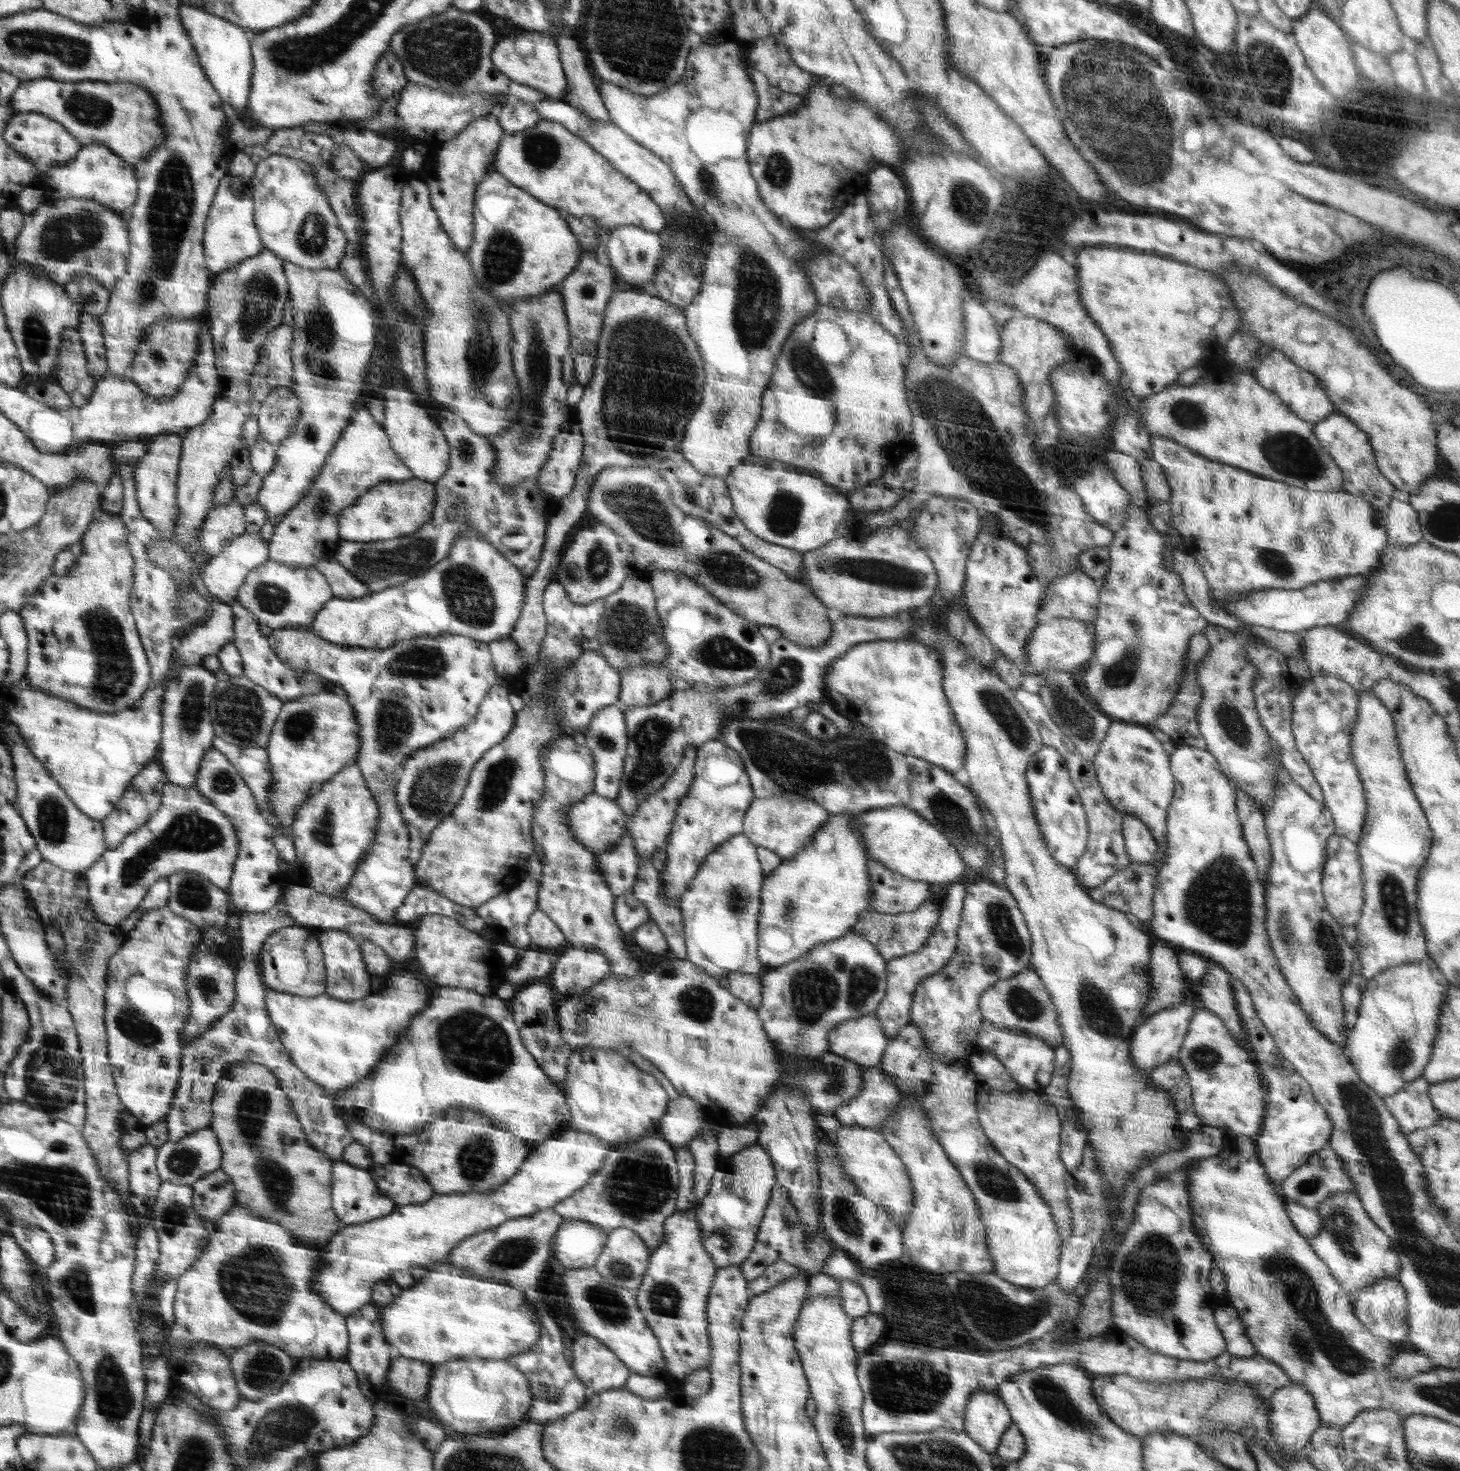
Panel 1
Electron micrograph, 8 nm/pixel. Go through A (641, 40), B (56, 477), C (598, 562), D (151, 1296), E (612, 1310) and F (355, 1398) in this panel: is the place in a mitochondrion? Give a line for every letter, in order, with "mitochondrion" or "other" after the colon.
A: mitochondrion
B: other
C: mitochondrion
D: other
E: mitochondrion
F: other

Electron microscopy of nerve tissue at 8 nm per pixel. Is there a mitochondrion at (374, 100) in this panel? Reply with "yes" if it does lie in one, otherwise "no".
no

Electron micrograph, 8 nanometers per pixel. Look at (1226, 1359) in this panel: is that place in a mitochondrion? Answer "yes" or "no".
no

